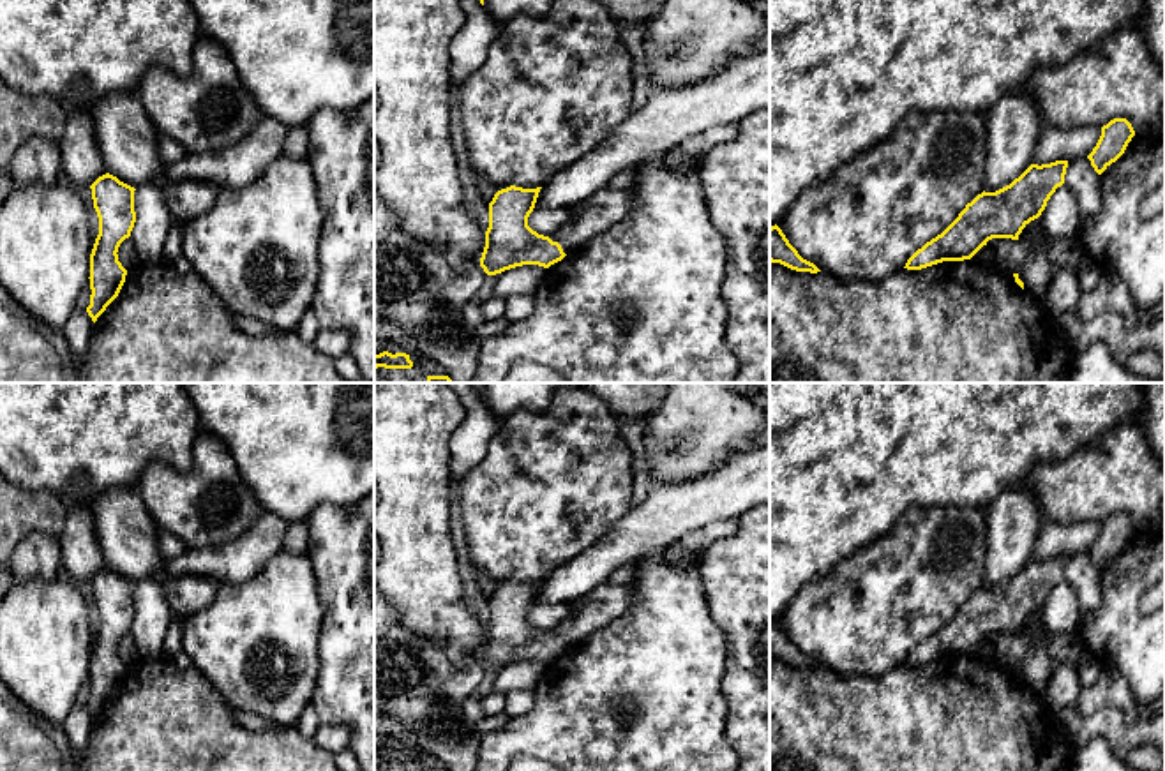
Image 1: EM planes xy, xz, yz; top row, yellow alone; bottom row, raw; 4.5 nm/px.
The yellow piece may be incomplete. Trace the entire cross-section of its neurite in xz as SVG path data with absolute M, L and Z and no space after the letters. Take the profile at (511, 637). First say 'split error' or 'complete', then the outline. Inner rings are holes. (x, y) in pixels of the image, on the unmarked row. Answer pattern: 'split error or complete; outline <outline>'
split error; outline M510 580L494 589L489 598L489 623L480 653L480 662L487 670L522 660L549 663L620 618L630 605L628 584L605 582L575 602L570 616L558 628L544 632L528 621L540 584Z

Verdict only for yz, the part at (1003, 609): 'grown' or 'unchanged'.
unchanged

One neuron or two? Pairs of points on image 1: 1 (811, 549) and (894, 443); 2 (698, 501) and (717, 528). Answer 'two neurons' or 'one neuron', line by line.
1: one neuron
2: two neurons

